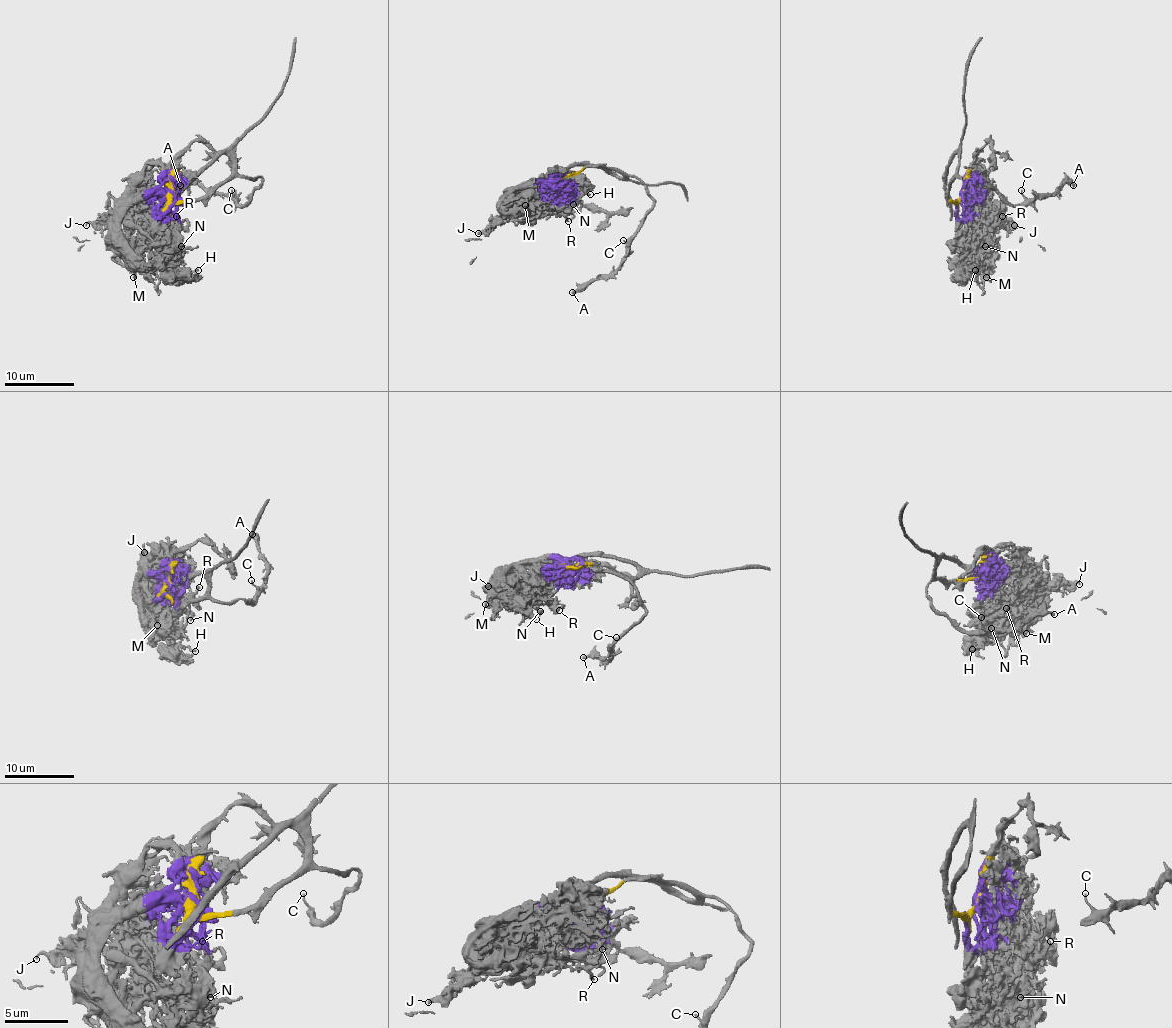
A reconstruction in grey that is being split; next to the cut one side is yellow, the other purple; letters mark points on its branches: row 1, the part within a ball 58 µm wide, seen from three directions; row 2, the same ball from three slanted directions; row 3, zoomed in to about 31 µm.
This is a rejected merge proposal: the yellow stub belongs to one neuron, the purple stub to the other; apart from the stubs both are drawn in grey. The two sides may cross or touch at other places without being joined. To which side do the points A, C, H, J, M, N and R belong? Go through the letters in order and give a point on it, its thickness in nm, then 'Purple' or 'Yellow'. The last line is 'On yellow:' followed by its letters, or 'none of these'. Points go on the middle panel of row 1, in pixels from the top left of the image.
A: Place: (572, 292). Thickness 240 nm. Yellow
C: Place: (623, 240). Thickness 130 nm. Yellow
H: Place: (590, 194). Thickness 190 nm. Purple
J: Place: (478, 233). Thickness 240 nm. Purple
M: Place: (525, 205). Thickness 220 nm. Purple
N: Place: (573, 204). Thickness 280 nm. Purple
R: Place: (568, 221). Thickness 240 nm. Purple
On yellow: A, C

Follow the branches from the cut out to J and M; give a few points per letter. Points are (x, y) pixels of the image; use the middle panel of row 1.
J: (564, 181), (529, 185), (477, 234)
M: (564, 181), (543, 183), (526, 199), (524, 206)

